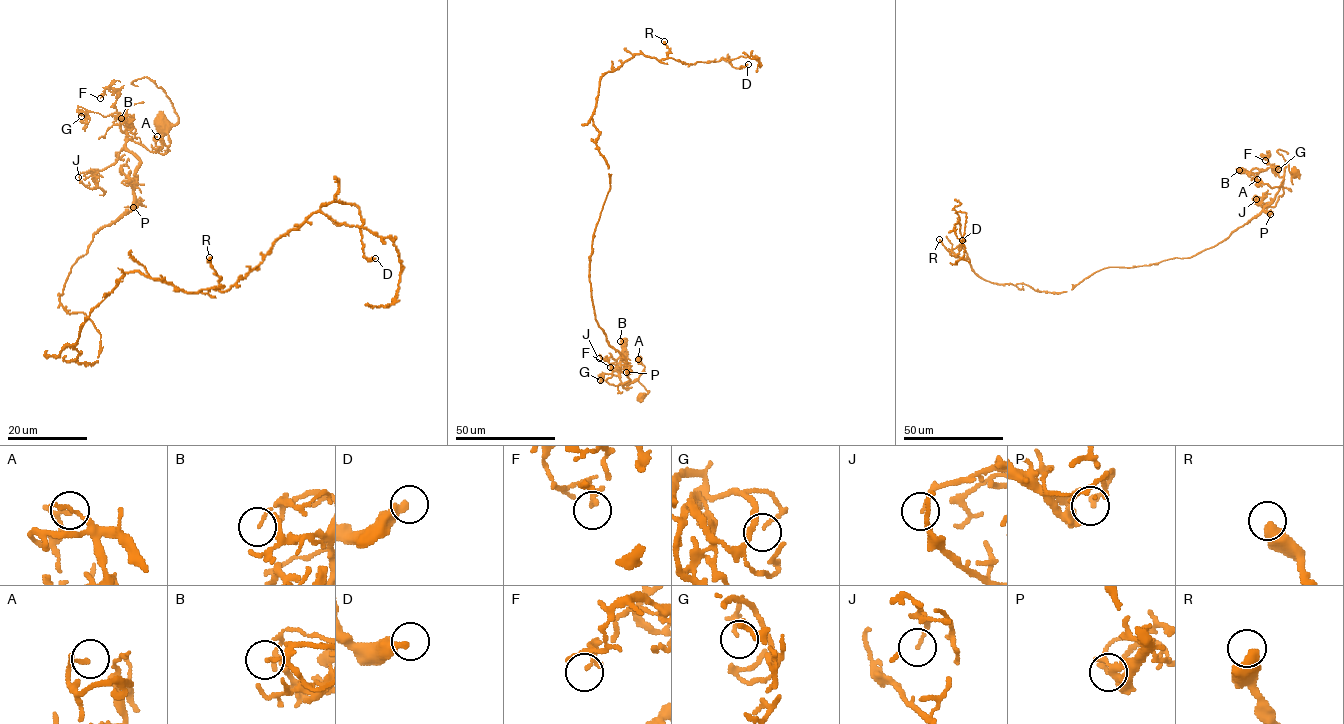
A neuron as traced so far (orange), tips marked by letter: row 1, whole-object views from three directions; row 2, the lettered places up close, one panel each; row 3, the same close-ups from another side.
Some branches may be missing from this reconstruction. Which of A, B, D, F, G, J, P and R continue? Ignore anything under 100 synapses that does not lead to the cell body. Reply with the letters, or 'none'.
none

